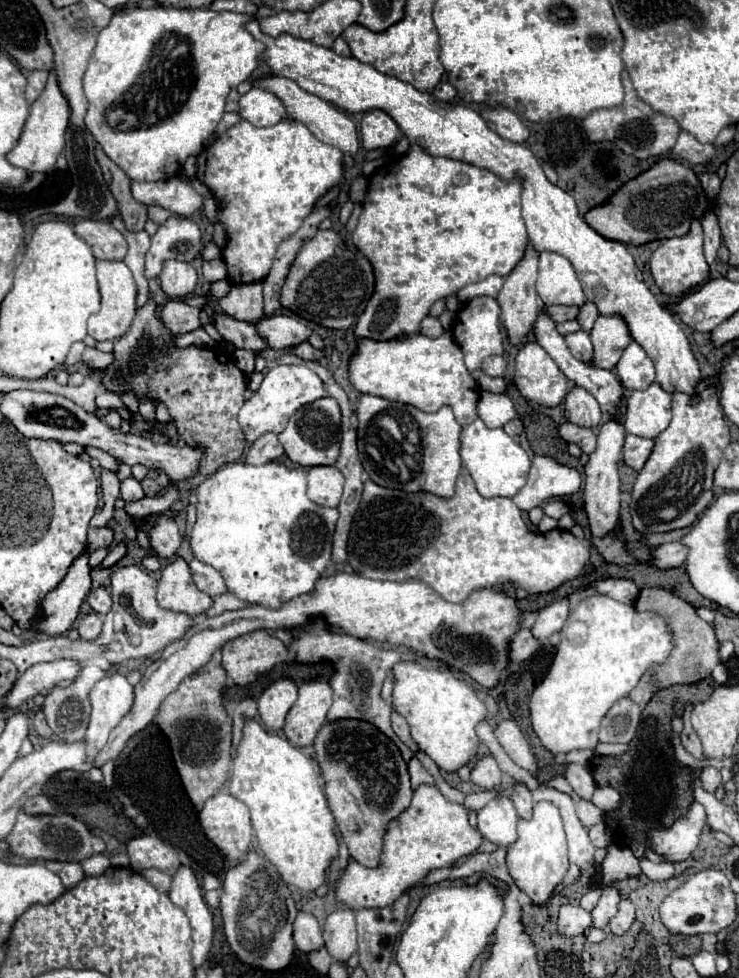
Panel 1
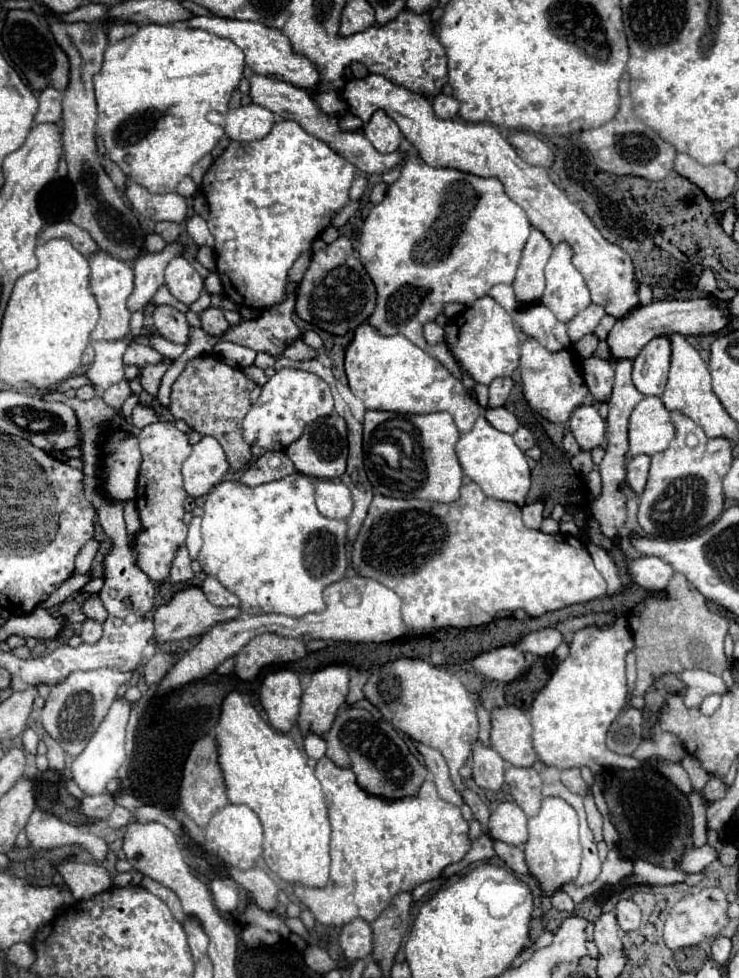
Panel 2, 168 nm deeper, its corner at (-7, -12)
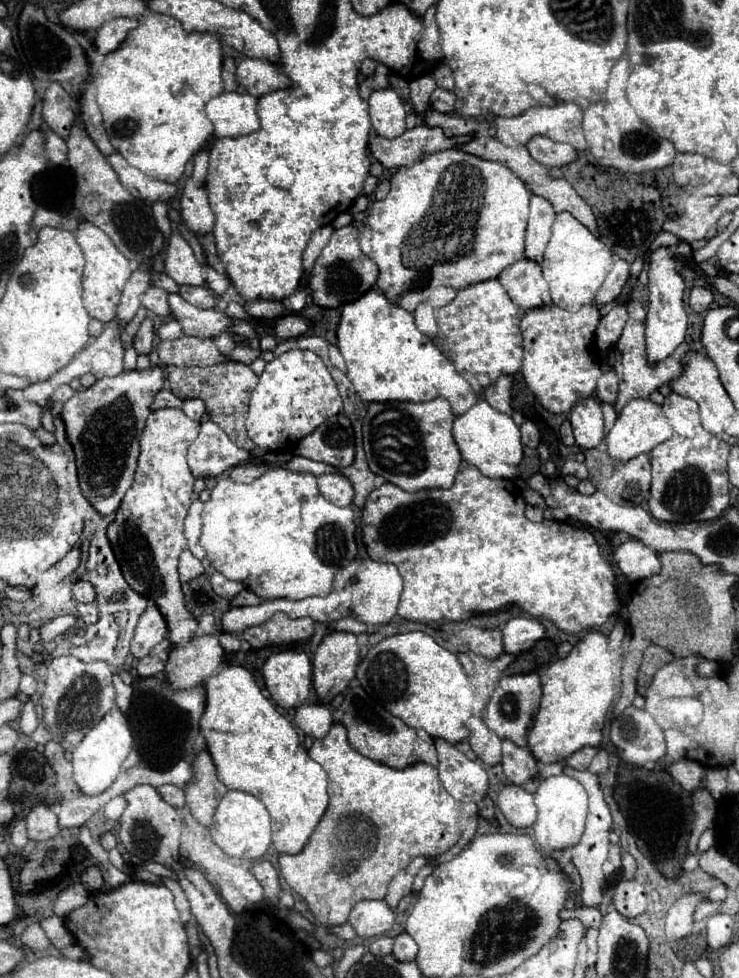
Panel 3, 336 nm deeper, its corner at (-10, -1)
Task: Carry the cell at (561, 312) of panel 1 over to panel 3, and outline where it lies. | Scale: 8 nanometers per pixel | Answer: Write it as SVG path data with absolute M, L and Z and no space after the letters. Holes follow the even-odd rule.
M618 259L618 261L614 263L612 271L608 273L604 285L602 285L600 291L596 293L594 303L596 303L598 307L602 307L602 305L614 301L614 299L620 295L624 283L626 283L626 279L628 279L628 275L630 275L630 265L628 265L624 259Z

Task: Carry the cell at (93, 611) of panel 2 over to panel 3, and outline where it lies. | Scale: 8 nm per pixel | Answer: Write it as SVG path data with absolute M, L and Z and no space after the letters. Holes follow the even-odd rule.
M78 579L72 585L72 597L80 603L92 603L96 599L96 591L94 591L92 583L88 583L86 579Z

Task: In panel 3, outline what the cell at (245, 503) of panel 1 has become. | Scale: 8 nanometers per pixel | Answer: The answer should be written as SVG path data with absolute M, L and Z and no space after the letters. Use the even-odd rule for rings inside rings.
M272 467L272 469L268 469L264 475L260 475L250 485L236 483L236 481L232 481L228 477L220 477L218 483L216 483L216 487L210 493L210 501L206 501L204 511L202 511L200 545L206 549L206 555L208 555L210 563L214 565L214 569L218 573L222 573L230 581L244 583L246 589L250 589L252 593L256 593L262 599L304 599L304 597L312 597L312 595L328 595L328 591L332 589L332 581L334 581L336 571L340 571L342 567L346 567L348 563L352 563L354 557L358 555L354 511L350 507L338 507L338 505L326 501L322 497L322 493L318 491L318 483L316 483L316 477L312 473L294 473L294 471L288 471L284 467Z

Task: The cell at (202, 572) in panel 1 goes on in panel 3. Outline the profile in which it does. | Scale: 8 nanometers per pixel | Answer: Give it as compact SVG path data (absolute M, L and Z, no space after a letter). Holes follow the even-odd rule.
M214 573L210 583L212 583L214 593L216 593L216 595L220 595L220 597L224 597L224 599L234 599L234 597L244 589L244 585L242 585L242 583L228 581L228 579L226 579L226 577L222 577L220 573Z

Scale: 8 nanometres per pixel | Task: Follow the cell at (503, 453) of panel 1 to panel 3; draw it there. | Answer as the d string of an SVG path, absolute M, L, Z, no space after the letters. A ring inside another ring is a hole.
M480 399L464 415L454 419L452 435L462 453L462 459L478 467L484 475L494 477L494 479L516 479L518 477L518 465L522 461L524 451L520 443L520 429L512 421L510 415L504 415L492 409L484 399Z

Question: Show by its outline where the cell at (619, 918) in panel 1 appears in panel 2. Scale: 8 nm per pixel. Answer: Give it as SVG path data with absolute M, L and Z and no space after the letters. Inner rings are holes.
M619 900L617 908L615 908L615 914L617 914L619 926L621 926L623 932L633 932L641 924L641 910L631 900Z

